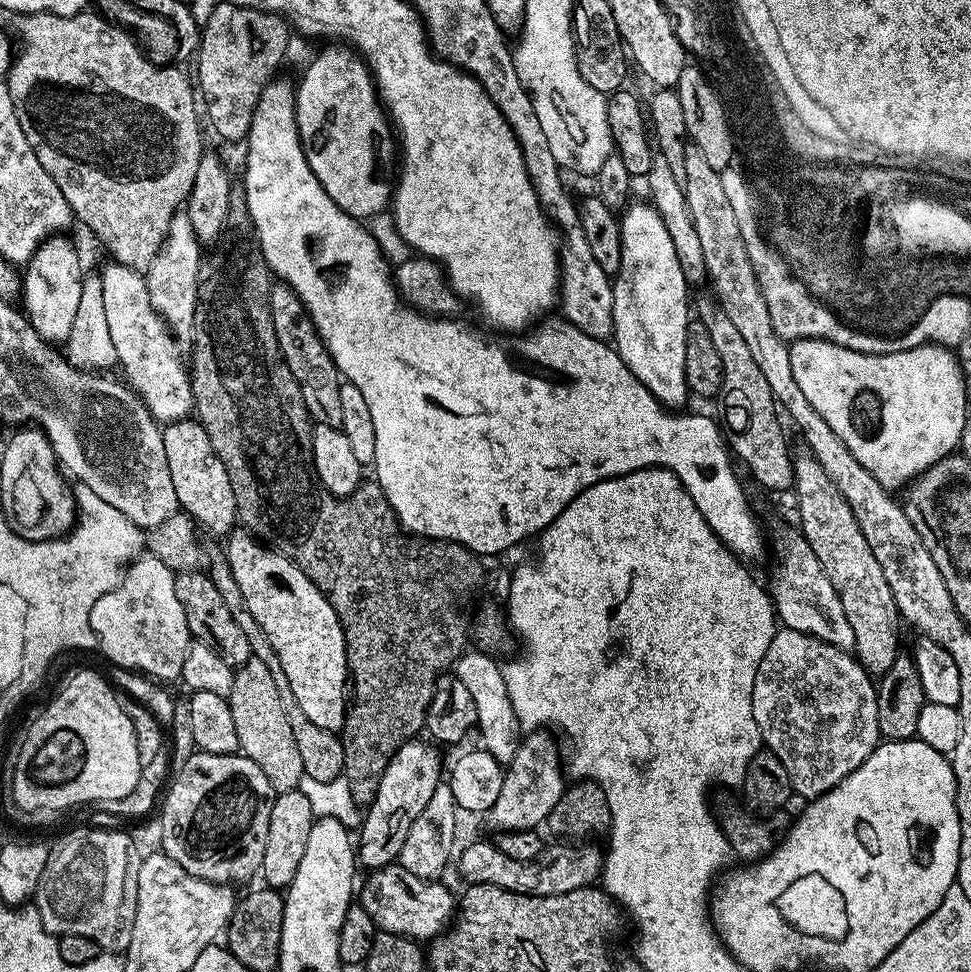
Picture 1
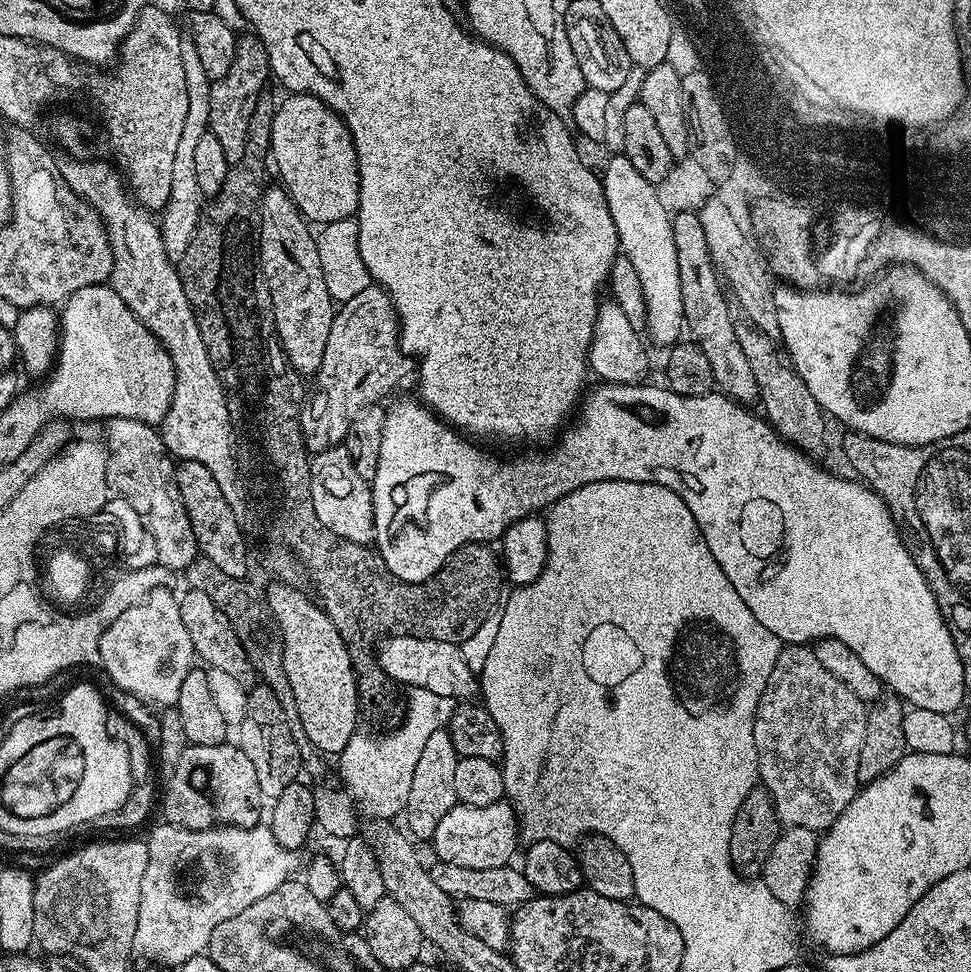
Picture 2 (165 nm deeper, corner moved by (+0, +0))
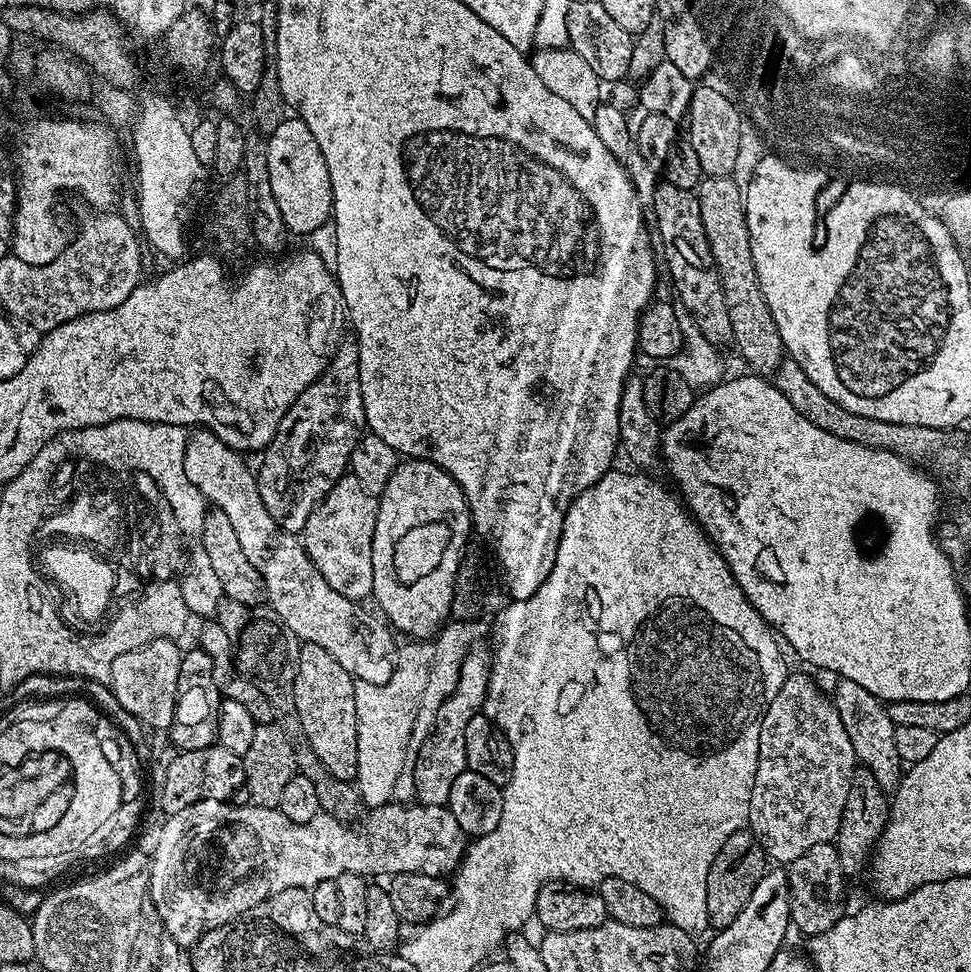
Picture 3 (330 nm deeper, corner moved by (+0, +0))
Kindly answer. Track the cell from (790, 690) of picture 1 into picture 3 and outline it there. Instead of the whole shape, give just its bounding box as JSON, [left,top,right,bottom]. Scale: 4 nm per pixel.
[747,675,857,866]

